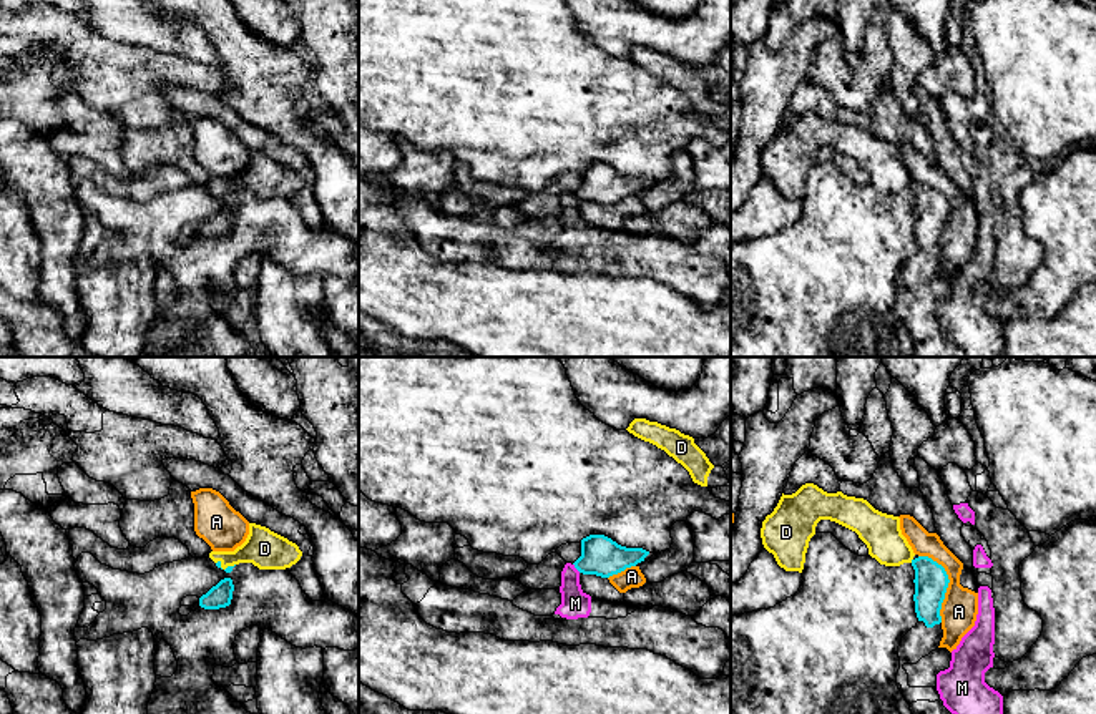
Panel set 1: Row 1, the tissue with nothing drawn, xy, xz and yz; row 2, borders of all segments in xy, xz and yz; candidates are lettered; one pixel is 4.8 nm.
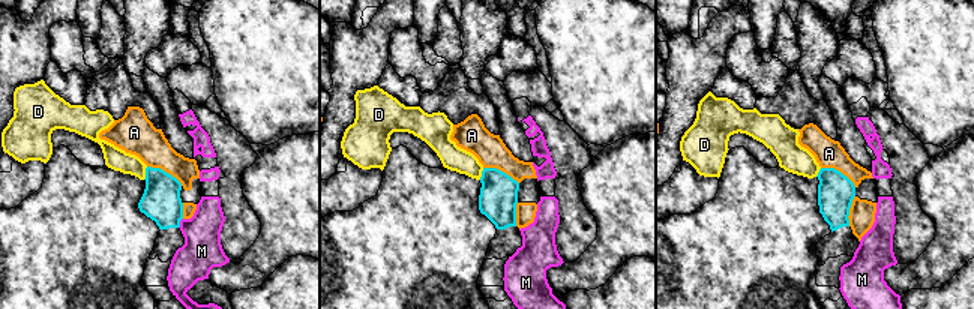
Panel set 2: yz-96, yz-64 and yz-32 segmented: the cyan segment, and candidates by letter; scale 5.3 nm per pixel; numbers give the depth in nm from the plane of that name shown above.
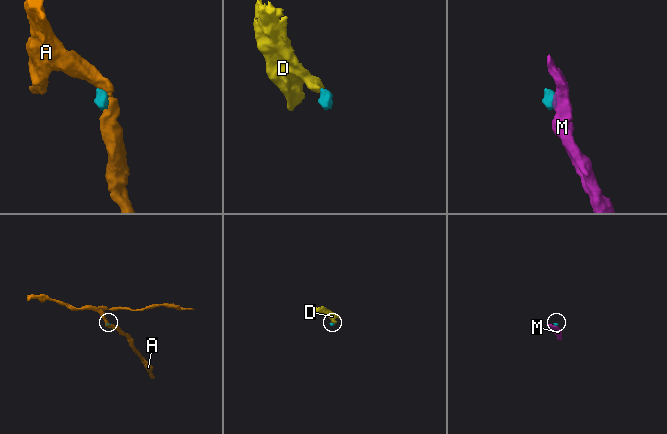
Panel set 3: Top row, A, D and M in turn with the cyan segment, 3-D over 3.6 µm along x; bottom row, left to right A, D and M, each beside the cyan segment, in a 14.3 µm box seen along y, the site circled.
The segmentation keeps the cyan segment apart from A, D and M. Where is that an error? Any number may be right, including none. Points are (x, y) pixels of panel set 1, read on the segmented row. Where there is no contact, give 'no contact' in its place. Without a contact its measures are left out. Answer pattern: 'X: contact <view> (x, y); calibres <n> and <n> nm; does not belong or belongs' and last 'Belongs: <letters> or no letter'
A: contact yz (949, 581); calibres 160 and 180 nm; does not belong
D: contact xy (226, 568); calibres 20 and 190 nm; belongs
M: contact xz (577, 568); calibres 190 and 140 nm; does not belong
Belongs: D

